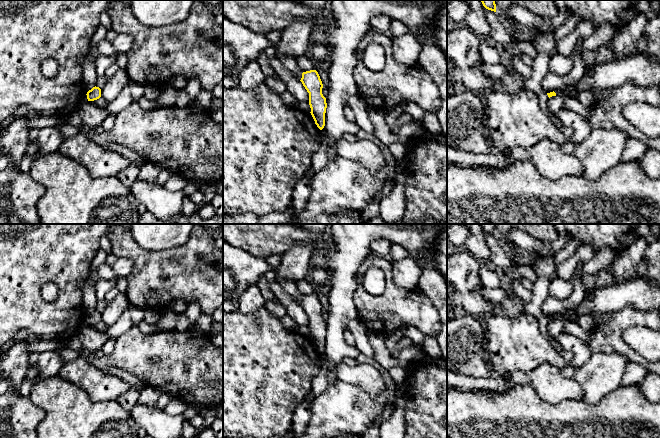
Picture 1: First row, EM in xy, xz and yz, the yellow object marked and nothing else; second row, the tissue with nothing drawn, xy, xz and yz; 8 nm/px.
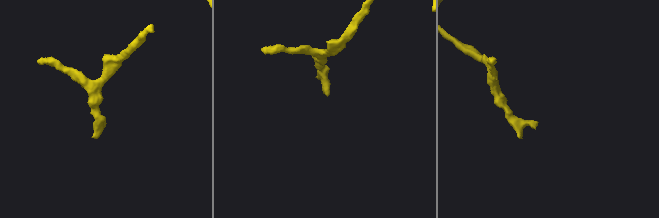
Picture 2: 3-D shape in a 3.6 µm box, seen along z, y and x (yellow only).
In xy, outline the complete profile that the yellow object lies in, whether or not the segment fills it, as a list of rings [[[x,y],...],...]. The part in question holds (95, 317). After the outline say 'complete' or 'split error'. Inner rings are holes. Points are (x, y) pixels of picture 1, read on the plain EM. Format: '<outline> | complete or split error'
[[[93,311],[91,314],[87,316],[88,325],[94,325],[101,321],[101,313],[99,311]]] | complete

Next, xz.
[[[310,294],[302,297],[300,305],[309,317],[310,337],[317,351],[322,354],[325,350],[327,327],[322,318],[323,308],[320,300],[316,294]]] | complete

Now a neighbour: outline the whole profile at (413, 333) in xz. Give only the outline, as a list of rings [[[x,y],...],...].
[[[405,326],[402,331],[403,336],[410,338],[414,346],[422,351],[424,334],[414,326]]]

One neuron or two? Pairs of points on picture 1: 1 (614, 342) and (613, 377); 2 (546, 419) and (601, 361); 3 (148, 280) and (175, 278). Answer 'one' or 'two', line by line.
1: two
2: two
3: one

